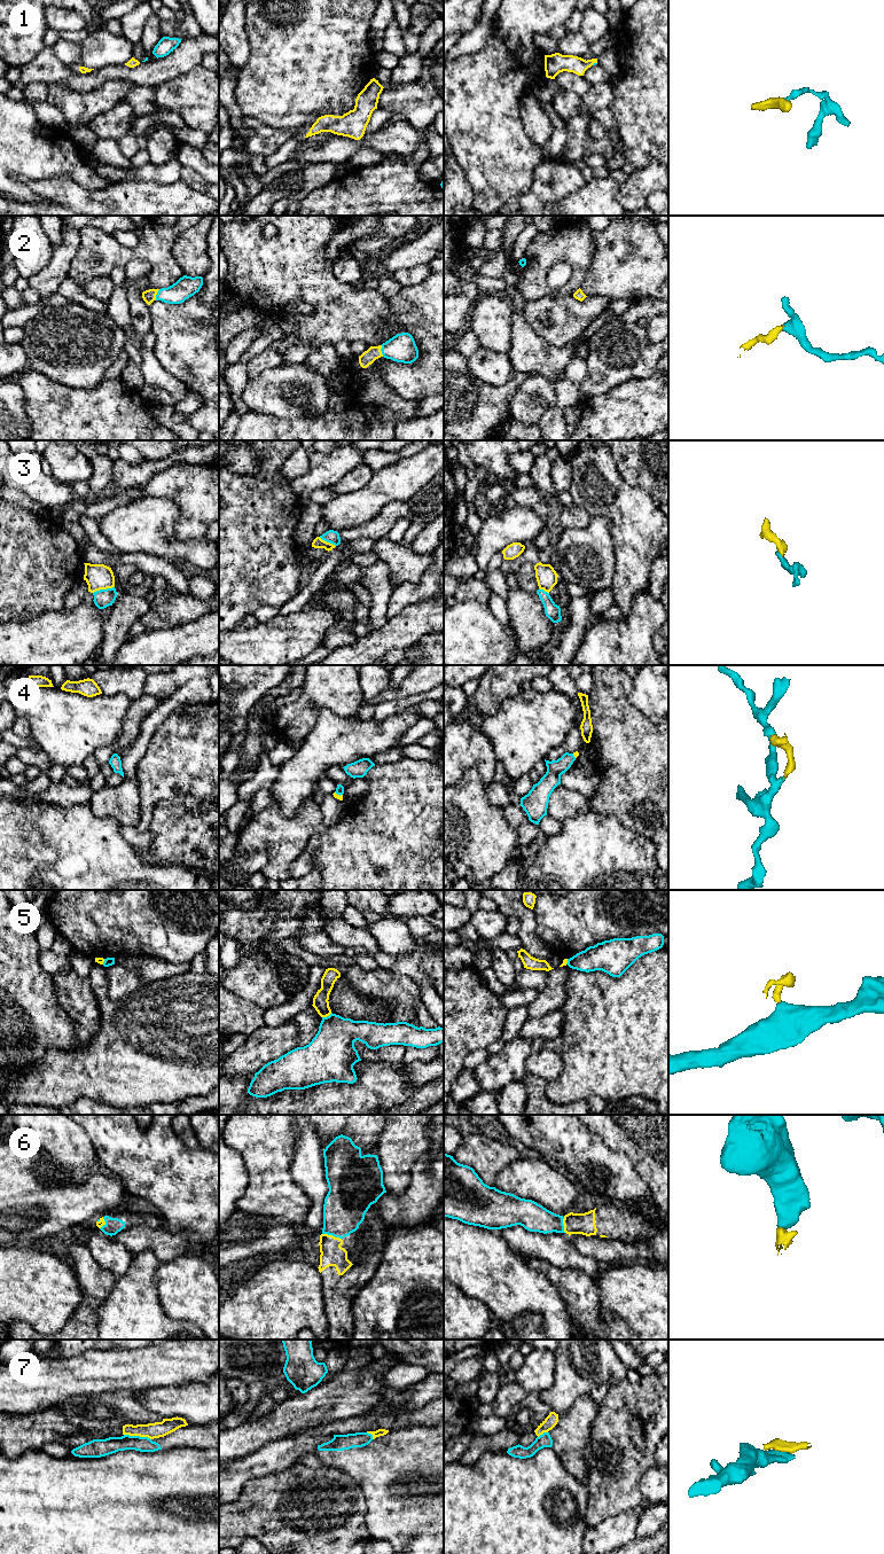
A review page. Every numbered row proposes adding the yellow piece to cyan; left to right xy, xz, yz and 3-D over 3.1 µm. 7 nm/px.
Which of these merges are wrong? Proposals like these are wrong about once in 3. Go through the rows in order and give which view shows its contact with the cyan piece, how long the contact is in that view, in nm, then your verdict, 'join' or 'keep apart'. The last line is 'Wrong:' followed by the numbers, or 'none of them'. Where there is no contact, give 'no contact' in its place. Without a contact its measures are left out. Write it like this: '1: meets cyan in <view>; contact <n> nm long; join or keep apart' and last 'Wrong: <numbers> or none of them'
1: meets cyan in yz; contact 40 nm long; join
2: meets cyan in xy; contact 90 nm long; join
3: meets cyan in xy; contact 160 nm long; join
4: meets cyan in xz; contact 60 nm long; join
5: meets cyan in xz; contact 80 nm long; keep apart
6: meets cyan in xz; contact 140 nm long; join
7: meets cyan in xy; contact 200 nm long; keep apart
Wrong: 5, 7

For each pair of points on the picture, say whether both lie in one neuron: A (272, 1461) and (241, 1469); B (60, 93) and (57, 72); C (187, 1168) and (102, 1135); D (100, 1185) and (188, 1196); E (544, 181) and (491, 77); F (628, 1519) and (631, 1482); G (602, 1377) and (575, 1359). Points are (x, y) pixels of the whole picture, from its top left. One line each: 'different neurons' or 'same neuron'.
A: same neuron
B: different neurons
C: same neuron
D: different neurons
E: different neurons
F: different neurons
G: same neuron

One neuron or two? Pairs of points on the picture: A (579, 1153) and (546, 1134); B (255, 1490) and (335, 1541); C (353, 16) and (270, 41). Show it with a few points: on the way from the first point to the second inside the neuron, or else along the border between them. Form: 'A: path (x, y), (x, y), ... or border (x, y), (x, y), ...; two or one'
A: path (571, 1145), (554, 1134); one
B: path (274, 1509), (307, 1514), (315, 1522); one
C: path (333, 25), (311, 36), (305, 41), (290, 41); one

